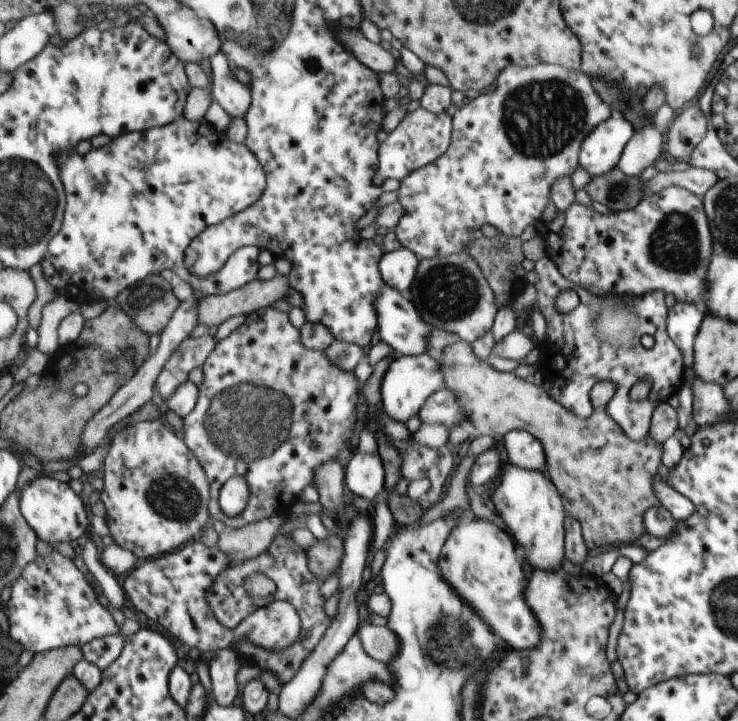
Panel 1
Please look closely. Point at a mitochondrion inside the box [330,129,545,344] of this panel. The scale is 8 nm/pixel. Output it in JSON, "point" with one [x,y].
{"point":[448,291]}

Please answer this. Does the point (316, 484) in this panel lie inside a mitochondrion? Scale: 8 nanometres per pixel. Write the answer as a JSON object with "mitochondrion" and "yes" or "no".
{"mitochondrion":"no"}

